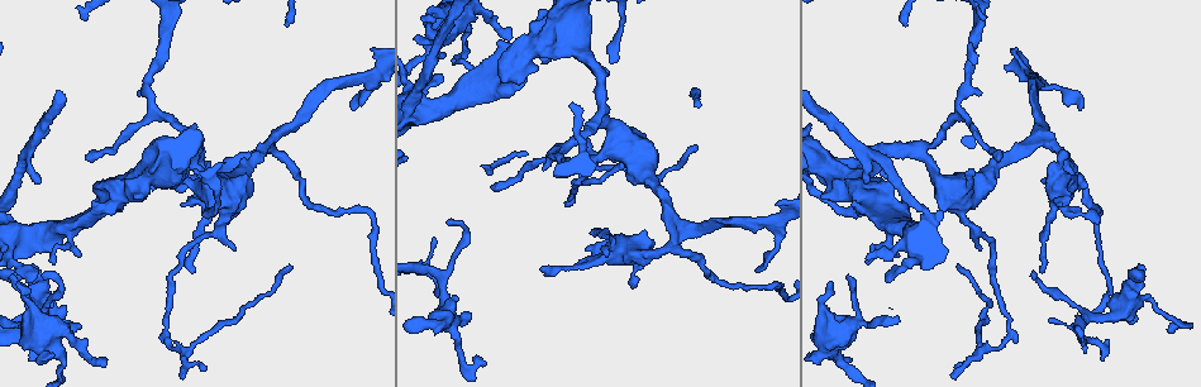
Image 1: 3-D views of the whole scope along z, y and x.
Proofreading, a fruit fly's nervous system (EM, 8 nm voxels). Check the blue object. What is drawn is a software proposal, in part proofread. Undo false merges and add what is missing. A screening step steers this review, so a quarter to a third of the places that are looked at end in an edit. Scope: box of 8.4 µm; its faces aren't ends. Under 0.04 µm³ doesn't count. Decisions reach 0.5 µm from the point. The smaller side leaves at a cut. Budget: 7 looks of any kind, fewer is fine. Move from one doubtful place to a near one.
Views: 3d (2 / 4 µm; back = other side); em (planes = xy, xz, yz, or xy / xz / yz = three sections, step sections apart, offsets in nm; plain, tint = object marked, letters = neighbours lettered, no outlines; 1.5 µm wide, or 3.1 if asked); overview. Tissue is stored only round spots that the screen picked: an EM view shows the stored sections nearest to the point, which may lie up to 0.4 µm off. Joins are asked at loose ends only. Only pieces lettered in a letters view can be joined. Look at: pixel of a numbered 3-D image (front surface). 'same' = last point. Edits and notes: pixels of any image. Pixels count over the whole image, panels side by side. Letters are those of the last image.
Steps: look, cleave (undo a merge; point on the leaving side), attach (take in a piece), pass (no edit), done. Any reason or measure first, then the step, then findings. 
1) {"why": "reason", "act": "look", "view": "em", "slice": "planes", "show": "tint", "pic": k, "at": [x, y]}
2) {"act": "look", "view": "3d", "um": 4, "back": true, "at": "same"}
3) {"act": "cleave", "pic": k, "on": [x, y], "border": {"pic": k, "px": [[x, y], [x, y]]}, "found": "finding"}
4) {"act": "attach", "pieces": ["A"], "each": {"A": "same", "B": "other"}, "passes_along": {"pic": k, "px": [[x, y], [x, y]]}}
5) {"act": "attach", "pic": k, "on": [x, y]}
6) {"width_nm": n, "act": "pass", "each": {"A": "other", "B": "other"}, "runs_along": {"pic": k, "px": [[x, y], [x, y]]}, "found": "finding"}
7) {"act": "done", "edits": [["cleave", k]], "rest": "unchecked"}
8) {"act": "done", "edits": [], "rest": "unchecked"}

{"why": "an open end", "act": "look", "view": "em", "slice": "xy", "step": 8, "show": "letters", "pic": 1, "at": [29, 359]}

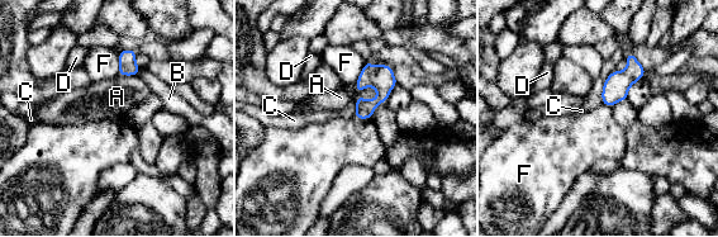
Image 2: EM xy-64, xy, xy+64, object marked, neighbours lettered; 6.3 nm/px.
{"why": "cut it another way", "act": "look", "view": "em", "slice": "planes", "show": "letters", "at": "same"}

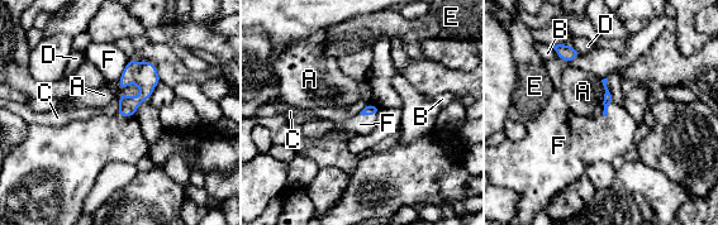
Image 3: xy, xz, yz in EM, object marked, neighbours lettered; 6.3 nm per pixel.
{"act": "pass", "each": {"A": "other", "B": "other", "C": "other", "D": "other", "E": "other", "F": "other"}, "found": "none of them fits"}

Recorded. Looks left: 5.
{"why": "branch stops here", "act": "look", "view": "3d", "um": 2, "pic": 1, "at": [1171, 330]}

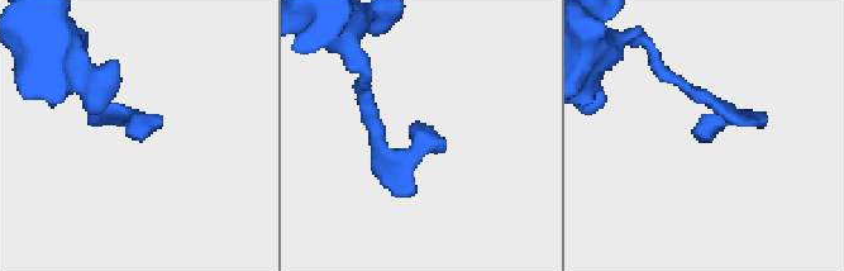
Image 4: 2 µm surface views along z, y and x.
{"act": "look", "view": "em", "slice": "planes", "show": "letters", "pic": 4, "at": [700, 132]}

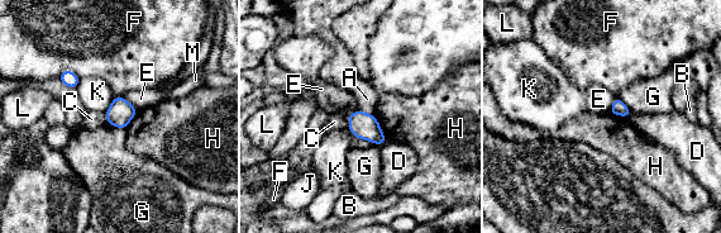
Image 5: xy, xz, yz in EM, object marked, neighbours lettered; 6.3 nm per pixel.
{"longest_contact_nm": ["C", 260], "act": "pass", "each": {"A": "other", "B": "other", "C": "other", "D": "other", "E": "other", "F": "other", "G": "other", "H": "other", "J": "other", "K": "other", "L": "other", "M": "other"}, "border": {"pic": 5, "px": [[106, 122], [124, 129]]}, "found": "no lettered piece goes on from it"}

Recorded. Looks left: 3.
{"why": "an open end", "act": "look", "view": "3d", "um": 4, "pic": 1, "at": [444, 56]}

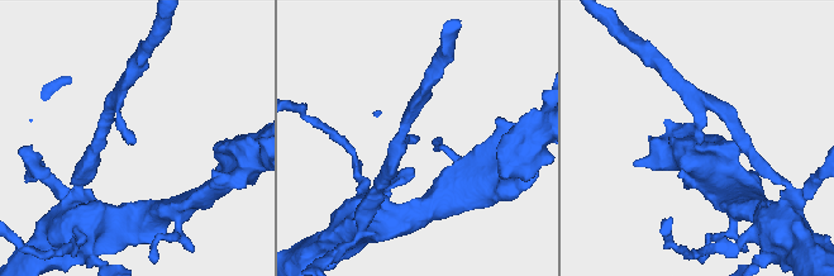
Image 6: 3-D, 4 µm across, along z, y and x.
{"why": "shape alone is not enough", "act": "look", "view": "em", "slice": "planes", "show": "tint", "pic": 6, "at": [132, 138]}

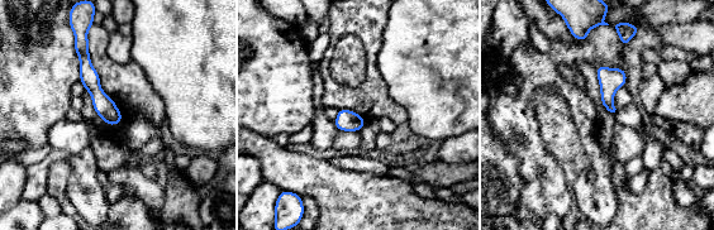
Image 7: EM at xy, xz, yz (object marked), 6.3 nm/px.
{"act": "look", "view": "em", "slice": "planes", "show": "letters", "at": "same"}

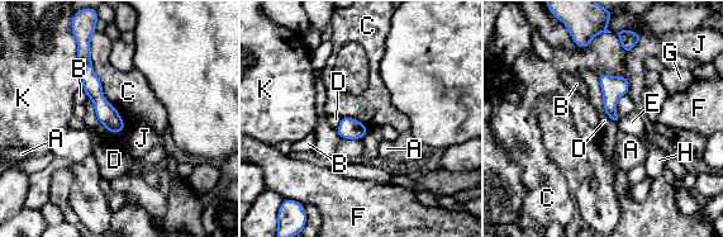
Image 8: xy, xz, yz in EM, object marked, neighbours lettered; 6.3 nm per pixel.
{"act": "pass", "each": {"A": "other", "B": "other", "C": "other", "D": "other", "E": "other", "F": "other", "G": "other", "H": "other", "J": "other", "K": "other"}, "found": "no lettered piece goes on from it"}

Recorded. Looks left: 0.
{"act": "done", "edits": [], "rest": "unchecked"}

